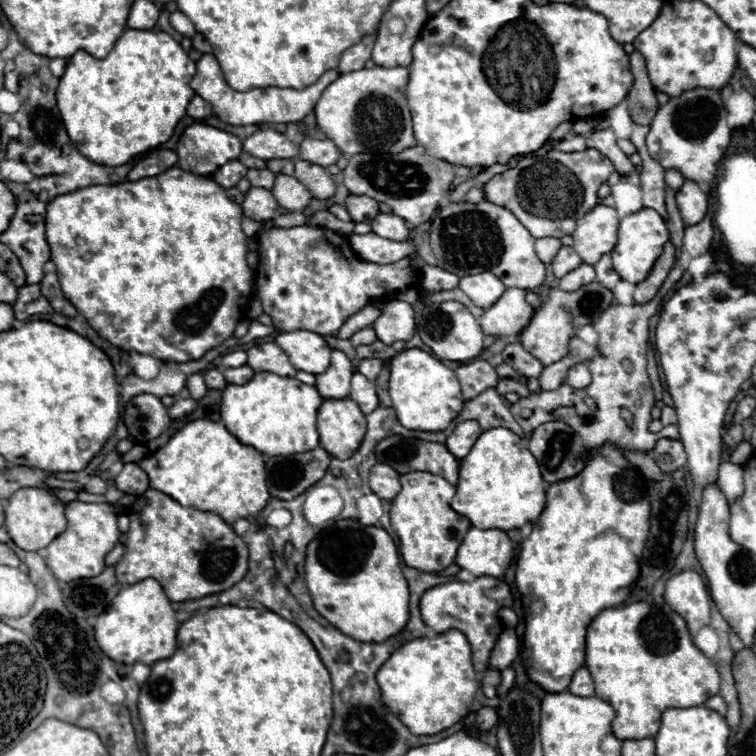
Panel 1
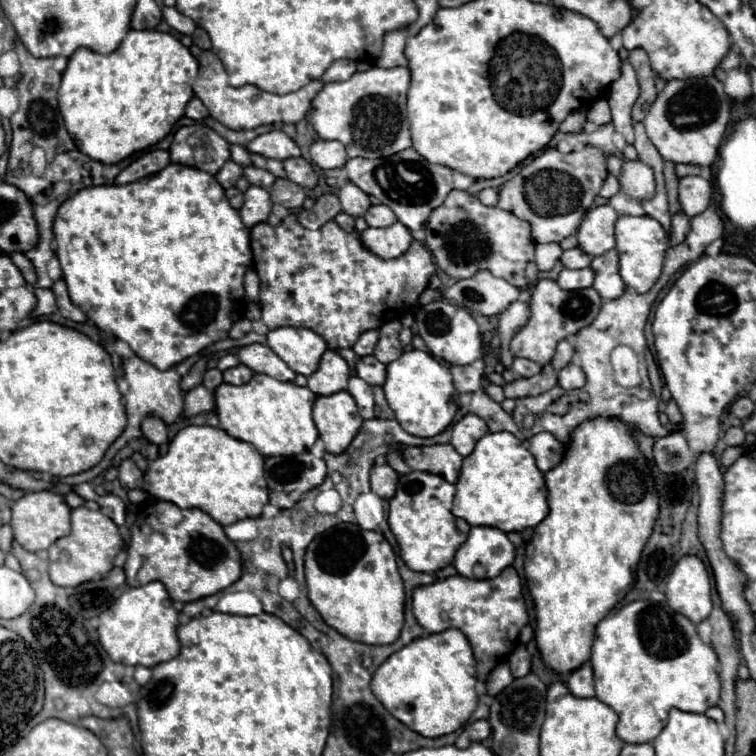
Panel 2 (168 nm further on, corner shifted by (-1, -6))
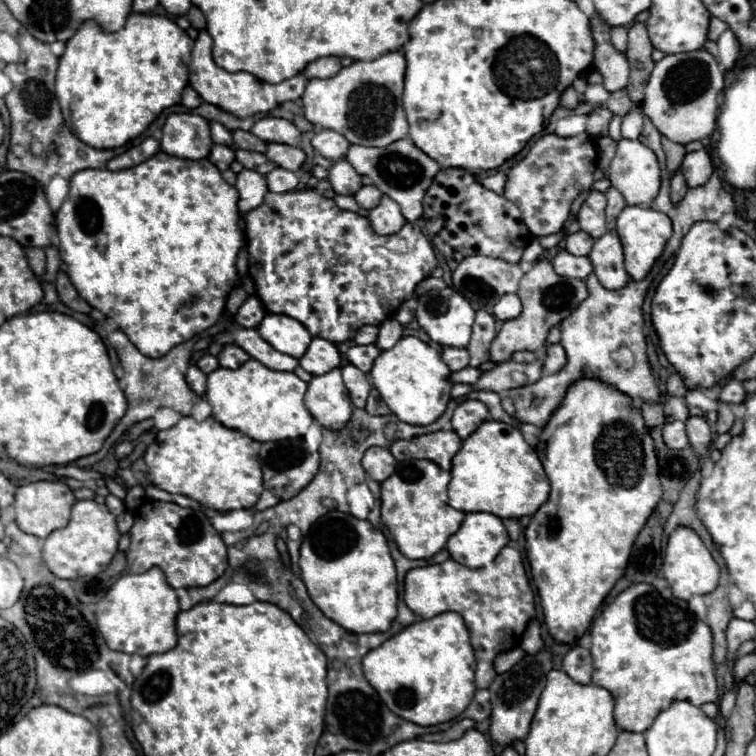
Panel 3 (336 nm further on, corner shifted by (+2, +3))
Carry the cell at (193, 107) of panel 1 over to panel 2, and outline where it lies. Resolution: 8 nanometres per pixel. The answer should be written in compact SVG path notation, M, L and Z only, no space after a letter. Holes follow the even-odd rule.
M191 98L189 104L187 104L187 108L185 108L185 114L189 118L193 118L193 120L205 120L209 116L209 110L201 104L199 98Z

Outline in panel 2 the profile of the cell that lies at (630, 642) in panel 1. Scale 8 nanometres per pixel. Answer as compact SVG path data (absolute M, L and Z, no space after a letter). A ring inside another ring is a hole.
M635 600L607 614L597 624L591 666L595 672L597 698L609 704L619 714L617 736L623 742L643 744L655 740L659 732L665 728L671 708L703 714L707 708L719 702L721 684L715 670L717 668L715 650L699 638L697 626L687 616L673 612L665 602L657 604L651 600Z

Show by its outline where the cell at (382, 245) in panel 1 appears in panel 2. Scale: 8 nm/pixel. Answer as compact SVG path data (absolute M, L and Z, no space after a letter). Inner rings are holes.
M395 222L385 228L367 228L363 232L363 242L377 256L391 260L401 256L411 246L413 236L409 228L405 228L401 222Z

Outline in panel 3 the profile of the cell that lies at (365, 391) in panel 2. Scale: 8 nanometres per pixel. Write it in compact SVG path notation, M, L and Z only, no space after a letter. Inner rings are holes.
M346 365L342 367L342 377L344 377L344 385L350 393L350 399L356 407L364 409L366 407L366 399L370 395L370 383L366 379L366 373L362 373L360 369L356 369L354 365Z

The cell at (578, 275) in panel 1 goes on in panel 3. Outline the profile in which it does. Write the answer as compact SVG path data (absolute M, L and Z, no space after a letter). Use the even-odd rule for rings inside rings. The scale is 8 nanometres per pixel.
M560 251L554 261L554 271L562 277L576 277L576 279L586 279L592 273L592 263L588 257L576 257L570 255L568 251Z

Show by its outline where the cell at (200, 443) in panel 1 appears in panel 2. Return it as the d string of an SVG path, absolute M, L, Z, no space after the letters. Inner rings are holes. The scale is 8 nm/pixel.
M185 426L169 442L163 456L149 464L143 476L147 492L179 508L199 508L221 526L243 518L261 516L269 500L265 482L264 457L253 444L241 442L215 426Z

